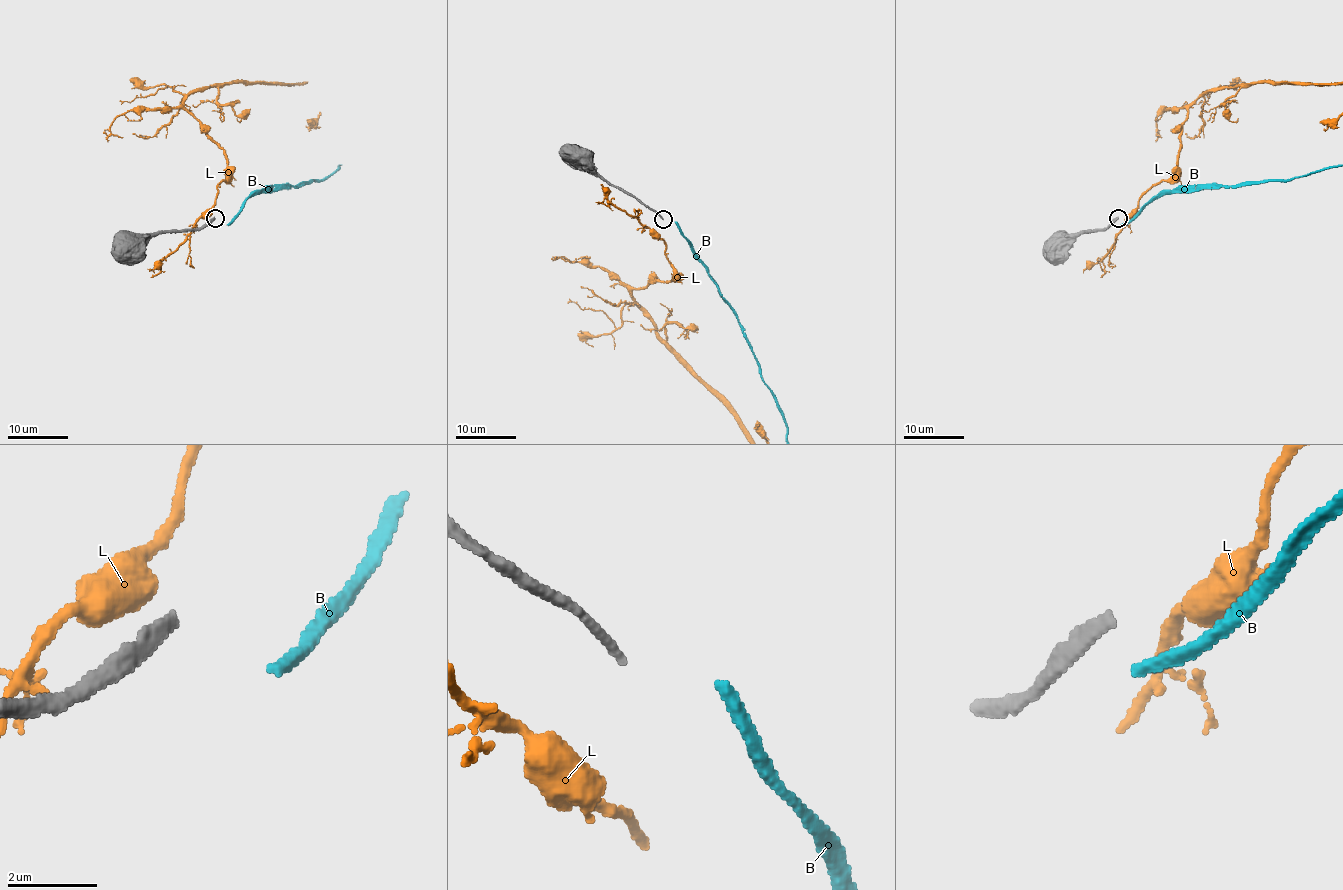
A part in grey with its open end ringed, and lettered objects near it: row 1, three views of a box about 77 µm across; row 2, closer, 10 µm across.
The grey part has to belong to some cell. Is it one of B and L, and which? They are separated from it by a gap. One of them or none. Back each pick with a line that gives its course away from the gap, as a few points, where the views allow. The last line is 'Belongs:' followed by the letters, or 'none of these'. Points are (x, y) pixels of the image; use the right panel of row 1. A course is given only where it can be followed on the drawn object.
Belongs: none of these

